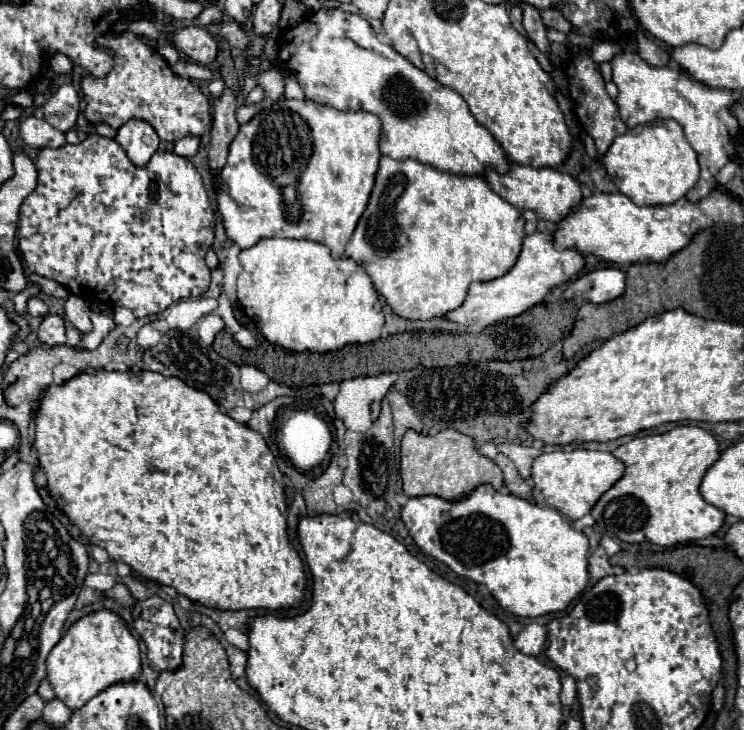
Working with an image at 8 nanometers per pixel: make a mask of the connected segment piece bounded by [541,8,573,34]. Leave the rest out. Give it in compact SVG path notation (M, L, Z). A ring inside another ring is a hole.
M551 8L551 10L541 10L541 18L543 18L543 22L545 22L549 28L555 28L555 30L559 30L559 32L563 32L563 34L573 32L573 24L569 24L569 20L565 20L565 18L561 16L561 12L555 10L555 8Z

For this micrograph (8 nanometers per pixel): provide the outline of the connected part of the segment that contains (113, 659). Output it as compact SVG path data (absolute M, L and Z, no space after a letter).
M99 610L79 618L47 658L47 678L53 692L73 712L85 706L93 696L97 696L97 692L119 682L135 680L139 674L139 642L133 638L127 624L109 610Z

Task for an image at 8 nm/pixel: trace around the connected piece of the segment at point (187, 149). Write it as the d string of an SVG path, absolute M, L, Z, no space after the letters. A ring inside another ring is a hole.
M187 136L187 138L181 138L173 144L173 152L179 154L179 156L185 156L185 158L193 158L199 150L199 138L193 138L193 136Z

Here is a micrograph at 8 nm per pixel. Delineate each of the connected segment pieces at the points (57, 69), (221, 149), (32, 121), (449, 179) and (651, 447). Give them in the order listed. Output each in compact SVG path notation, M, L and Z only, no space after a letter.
M55 54L51 58L51 62L53 62L53 72L55 74L71 74L73 72L73 62L63 54Z
M225 88L219 98L213 98L213 130L211 130L211 144L209 144L211 172L223 168L227 158L227 148L239 132L235 108L237 108L237 96L231 88Z
M29 116L25 120L21 120L19 126L19 134L23 138L23 142L31 148L59 148L65 144L65 134L59 132L57 128L53 128L51 124L47 124L45 120L39 120L35 116Z
M381 156L371 198L345 254L365 268L375 290L387 300L395 314L411 320L429 320L459 308L471 282L487 282L507 274L521 252L525 238L523 228L525 218L521 210L495 194L485 178L441 172L417 160L393 160Z
M675 426L663 434L633 438L631 442L615 448L613 456L625 464L625 474L597 500L591 510L591 516L595 518L599 530L613 534L629 544L649 542L670 548L699 538L707 538L723 526L725 512L707 504L699 494L699 484L707 468L719 458L719 444L711 432L695 426Z

